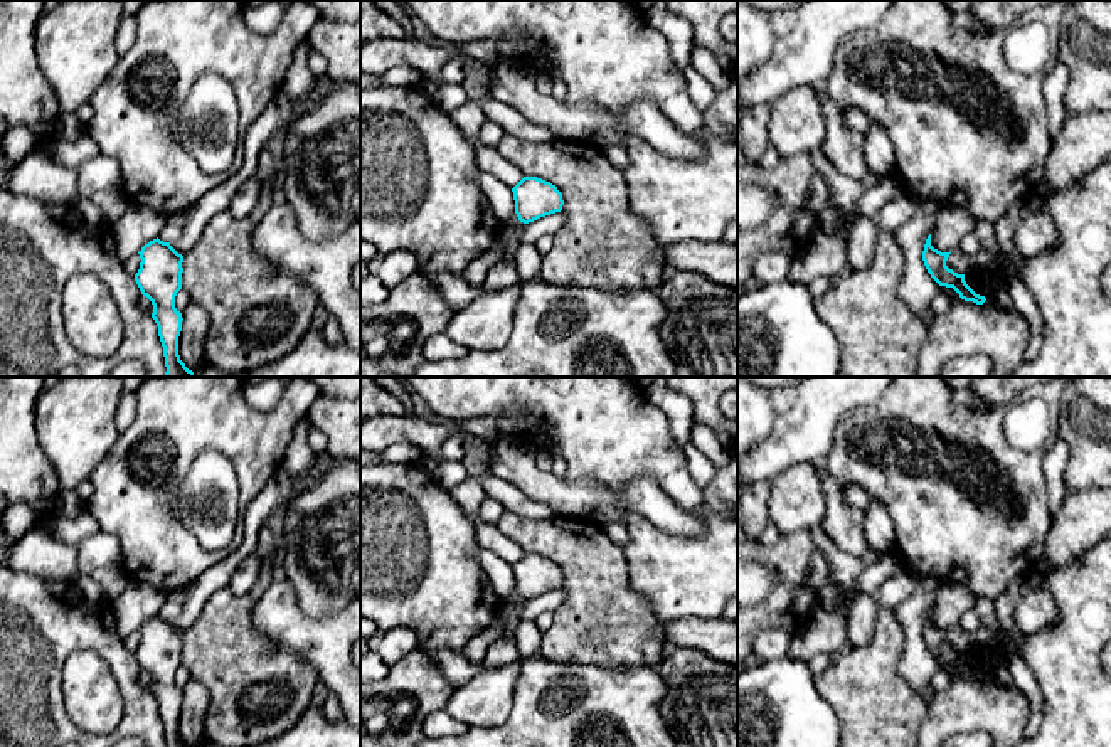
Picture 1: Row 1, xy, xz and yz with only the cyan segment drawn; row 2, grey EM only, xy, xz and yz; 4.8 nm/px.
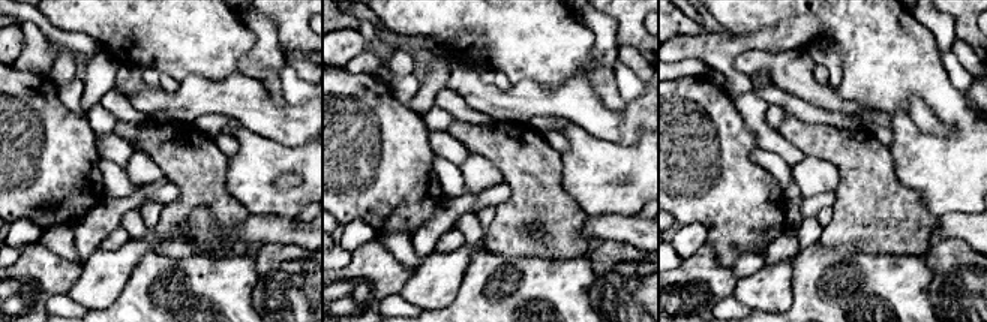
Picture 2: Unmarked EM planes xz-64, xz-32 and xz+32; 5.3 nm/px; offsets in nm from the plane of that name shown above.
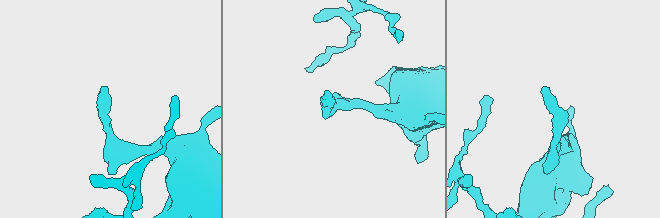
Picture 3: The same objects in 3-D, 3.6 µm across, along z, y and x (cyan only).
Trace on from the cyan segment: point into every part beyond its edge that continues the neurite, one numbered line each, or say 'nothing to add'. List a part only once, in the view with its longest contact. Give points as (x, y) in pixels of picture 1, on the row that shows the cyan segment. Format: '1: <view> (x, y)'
nothing to add

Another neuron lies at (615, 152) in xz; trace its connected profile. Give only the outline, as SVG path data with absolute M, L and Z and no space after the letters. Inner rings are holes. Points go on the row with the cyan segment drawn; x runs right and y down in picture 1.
M611 143L603 146L601 150L614 167L621 170L628 167L628 153L623 143Z

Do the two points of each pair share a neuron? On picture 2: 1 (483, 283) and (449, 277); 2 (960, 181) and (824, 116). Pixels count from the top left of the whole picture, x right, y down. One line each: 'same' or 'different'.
1: different
2: different

